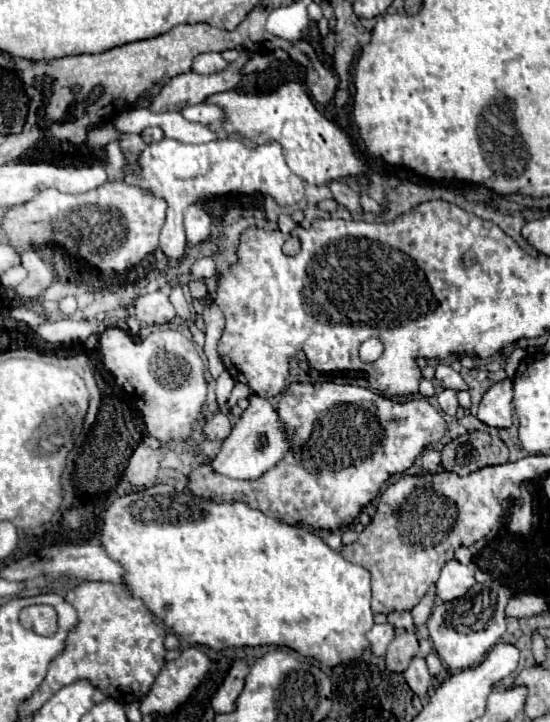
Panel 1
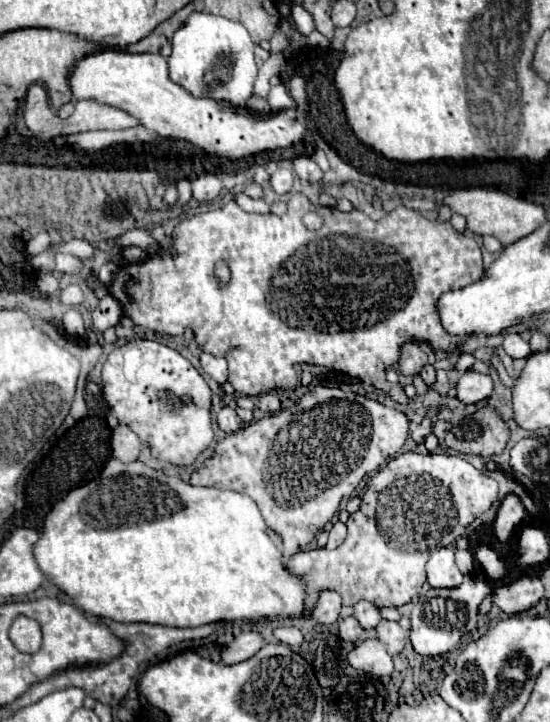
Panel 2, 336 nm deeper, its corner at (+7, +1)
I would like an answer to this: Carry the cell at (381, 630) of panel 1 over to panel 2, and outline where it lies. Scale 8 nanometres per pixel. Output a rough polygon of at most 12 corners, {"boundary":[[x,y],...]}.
{"boundary":[[355,617],[339,619],[339,637],[357,643],[363,627]]}

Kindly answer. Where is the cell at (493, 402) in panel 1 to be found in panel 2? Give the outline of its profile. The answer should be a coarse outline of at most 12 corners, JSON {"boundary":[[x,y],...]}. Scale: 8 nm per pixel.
{"boundary":[[465,371],[457,399],[465,405],[489,399],[489,375]]}

